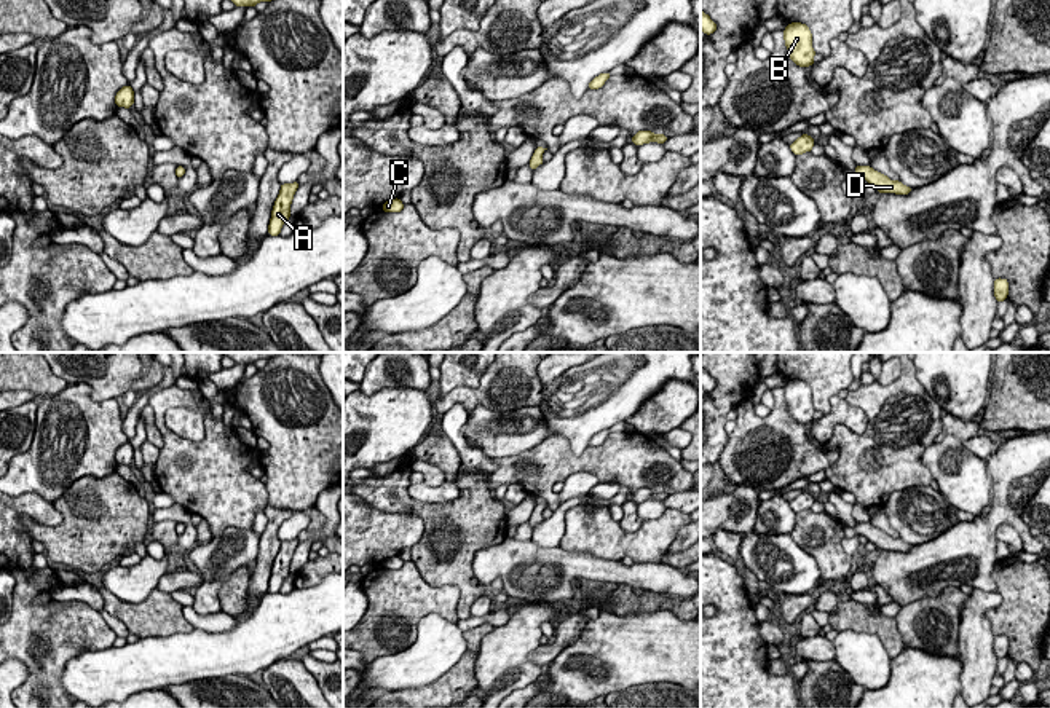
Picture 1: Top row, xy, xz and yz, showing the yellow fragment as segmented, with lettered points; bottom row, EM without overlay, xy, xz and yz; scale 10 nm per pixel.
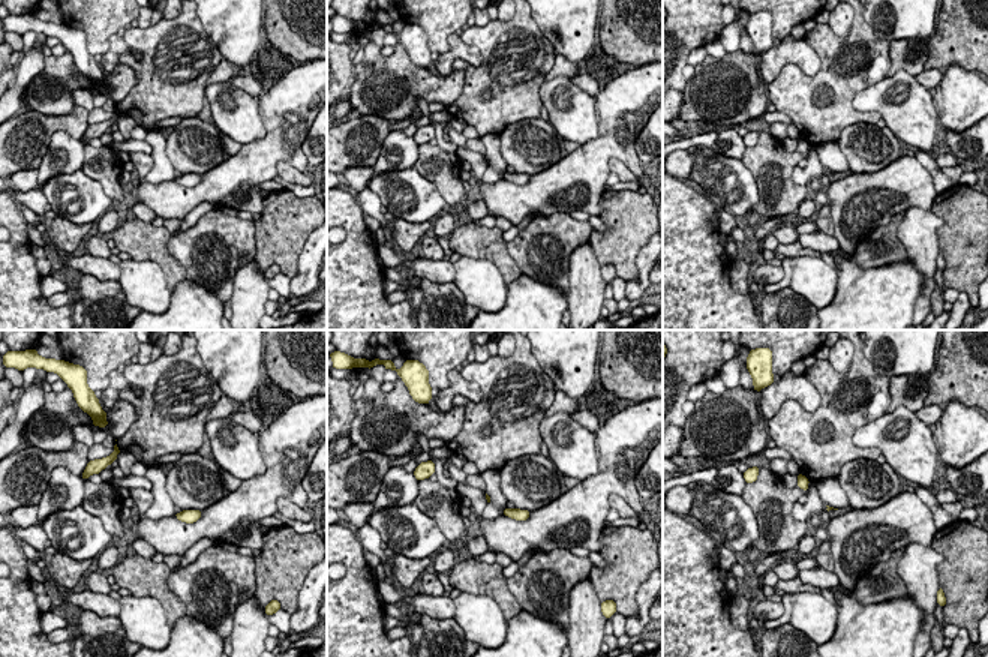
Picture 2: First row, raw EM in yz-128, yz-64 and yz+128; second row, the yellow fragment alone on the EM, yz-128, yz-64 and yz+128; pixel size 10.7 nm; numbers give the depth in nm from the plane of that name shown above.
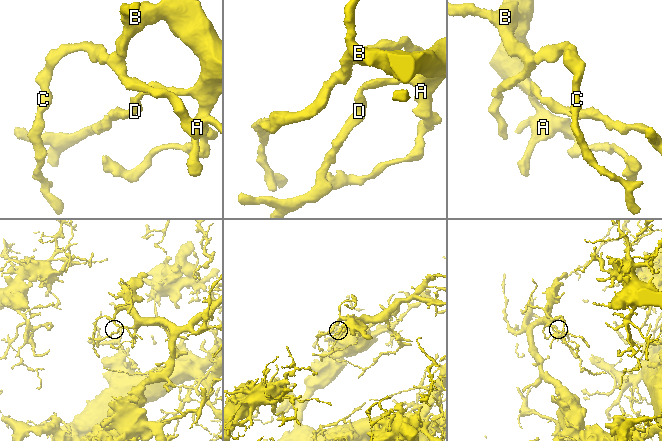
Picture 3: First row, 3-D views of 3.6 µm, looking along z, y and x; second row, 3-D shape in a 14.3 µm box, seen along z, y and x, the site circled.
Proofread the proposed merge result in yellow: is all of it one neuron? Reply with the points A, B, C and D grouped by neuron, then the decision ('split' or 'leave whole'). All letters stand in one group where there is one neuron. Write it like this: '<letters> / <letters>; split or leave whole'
A B C D; leave whole

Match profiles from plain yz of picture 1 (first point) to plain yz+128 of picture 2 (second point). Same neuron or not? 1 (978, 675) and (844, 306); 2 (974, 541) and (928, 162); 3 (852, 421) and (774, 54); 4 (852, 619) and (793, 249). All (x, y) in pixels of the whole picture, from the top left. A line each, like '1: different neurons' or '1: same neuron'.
1: different neurons
2: different neurons
3: same neuron
4: same neuron

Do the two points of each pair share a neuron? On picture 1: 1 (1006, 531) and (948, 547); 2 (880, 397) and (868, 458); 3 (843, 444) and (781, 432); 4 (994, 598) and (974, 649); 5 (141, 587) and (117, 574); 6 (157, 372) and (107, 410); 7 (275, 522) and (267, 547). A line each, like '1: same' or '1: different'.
1: different
2: same
3: different
4: same
5: same
6: different
7: same

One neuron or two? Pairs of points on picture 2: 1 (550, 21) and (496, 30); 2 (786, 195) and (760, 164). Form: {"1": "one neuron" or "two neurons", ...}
{"1": "two neurons", "2": "one neuron"}

